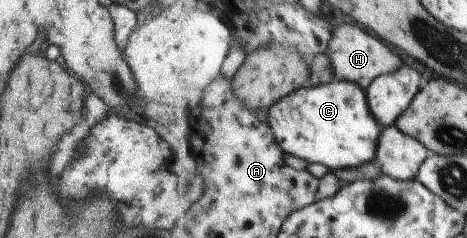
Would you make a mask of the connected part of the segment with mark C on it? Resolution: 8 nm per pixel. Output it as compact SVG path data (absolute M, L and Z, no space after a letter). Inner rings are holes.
M336 80L323 85L308 85L271 107L268 111L268 124L271 125L277 143L284 152L305 159L308 163L324 164L329 170L349 169L371 163L377 158L380 140L385 127L377 119L369 104L368 93L359 83L348 80Z

